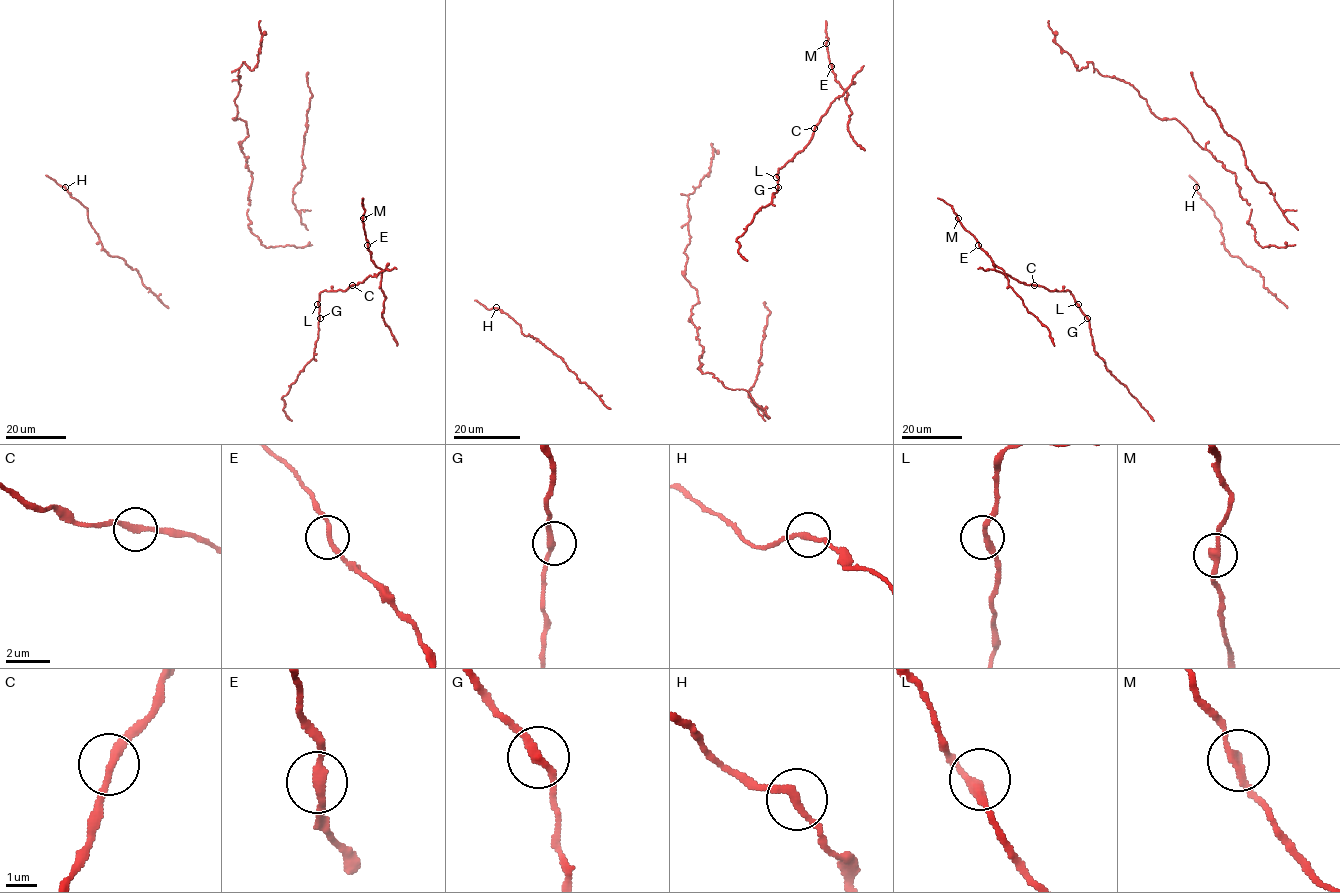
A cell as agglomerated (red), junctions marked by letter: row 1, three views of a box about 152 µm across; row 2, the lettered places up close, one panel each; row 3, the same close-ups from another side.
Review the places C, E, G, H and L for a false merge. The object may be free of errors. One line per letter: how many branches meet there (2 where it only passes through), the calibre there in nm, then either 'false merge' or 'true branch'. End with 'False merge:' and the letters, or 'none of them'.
C: 2 branches meet; 240 nm thick; true branch
E: 2 branches meet; 240 nm thick; true branch
G: 2 branches meet; 240 nm thick; true branch
H: 2 branches meet; 240 nm thick; true branch
L: 2 branches meet; 280 nm thick; true branch
False merge: none of them

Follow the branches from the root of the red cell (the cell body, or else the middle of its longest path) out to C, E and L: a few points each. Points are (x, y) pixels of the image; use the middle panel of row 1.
C: (777, 190), (778, 170), (803, 149), (814, 128)
E: (777, 190), (778, 170), (808, 144), (814, 126), (830, 103), (847, 94), (835, 80), (831, 66)
L: (777, 190), (776, 177)

